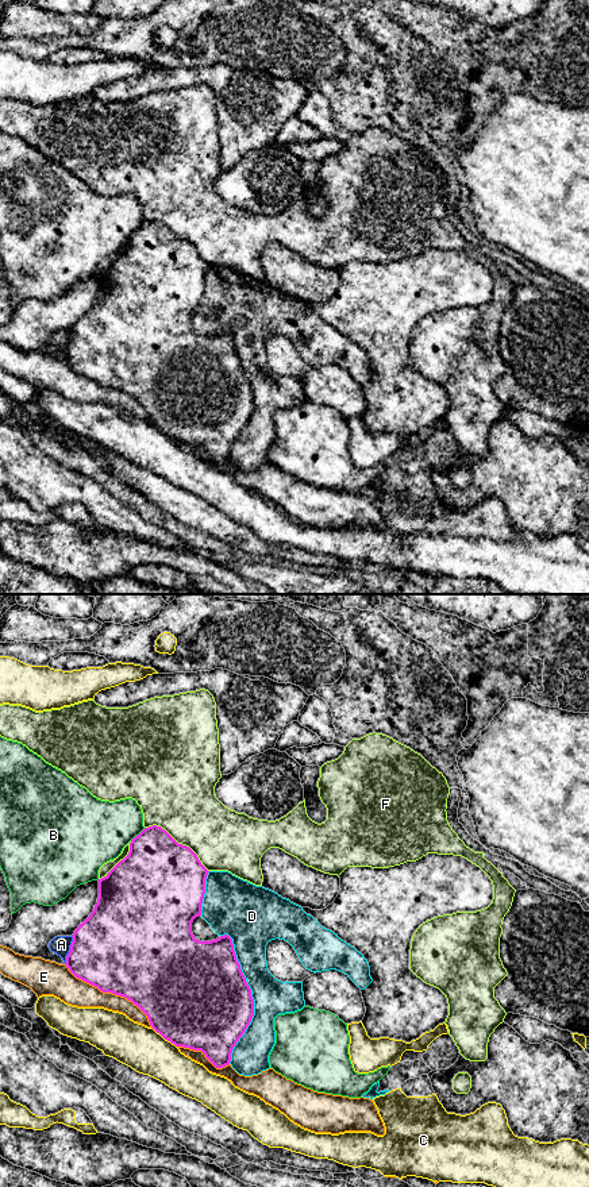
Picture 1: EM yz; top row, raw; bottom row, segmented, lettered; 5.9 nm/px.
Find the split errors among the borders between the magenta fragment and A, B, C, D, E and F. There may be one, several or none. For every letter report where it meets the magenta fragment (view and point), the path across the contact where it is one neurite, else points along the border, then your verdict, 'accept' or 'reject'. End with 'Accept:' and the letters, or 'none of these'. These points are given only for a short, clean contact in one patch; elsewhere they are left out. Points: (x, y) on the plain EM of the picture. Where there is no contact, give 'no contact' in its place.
A: meets magenta in yz at (70, 345); reject
B: meets magenta in yz at (138, 230); reject
C: meets magenta in yz at (164, 432); reject
D: meets magenta in yz at (251, 393); reject
E: meets magenta in yz at (111, 386); reject
F: meets magenta in yz at (177, 238); reject
Accept: none of these

